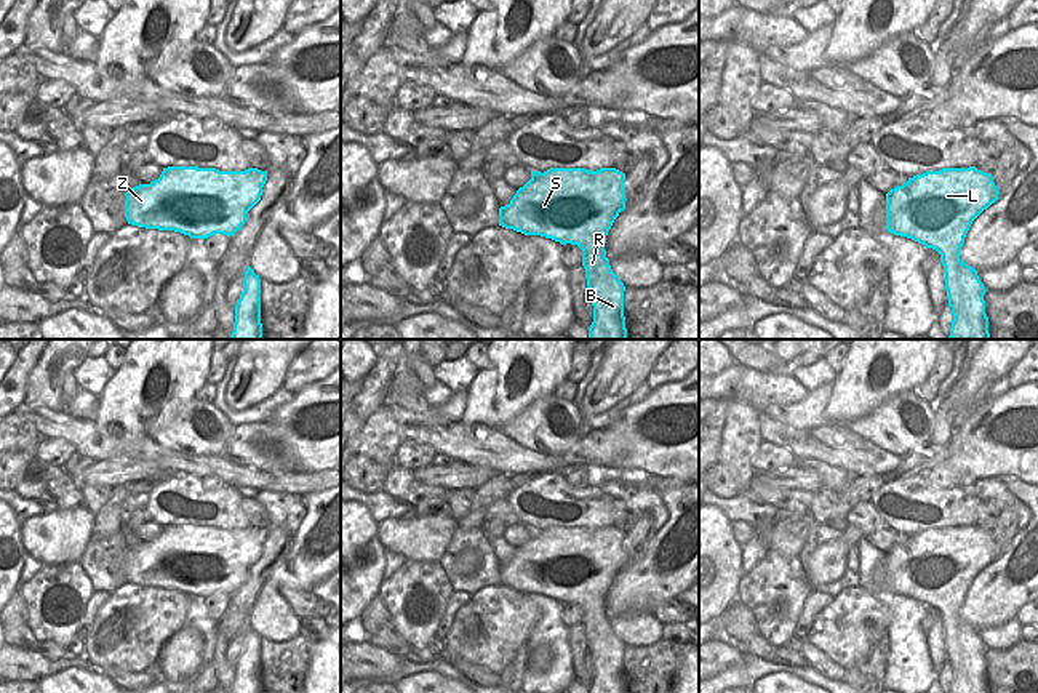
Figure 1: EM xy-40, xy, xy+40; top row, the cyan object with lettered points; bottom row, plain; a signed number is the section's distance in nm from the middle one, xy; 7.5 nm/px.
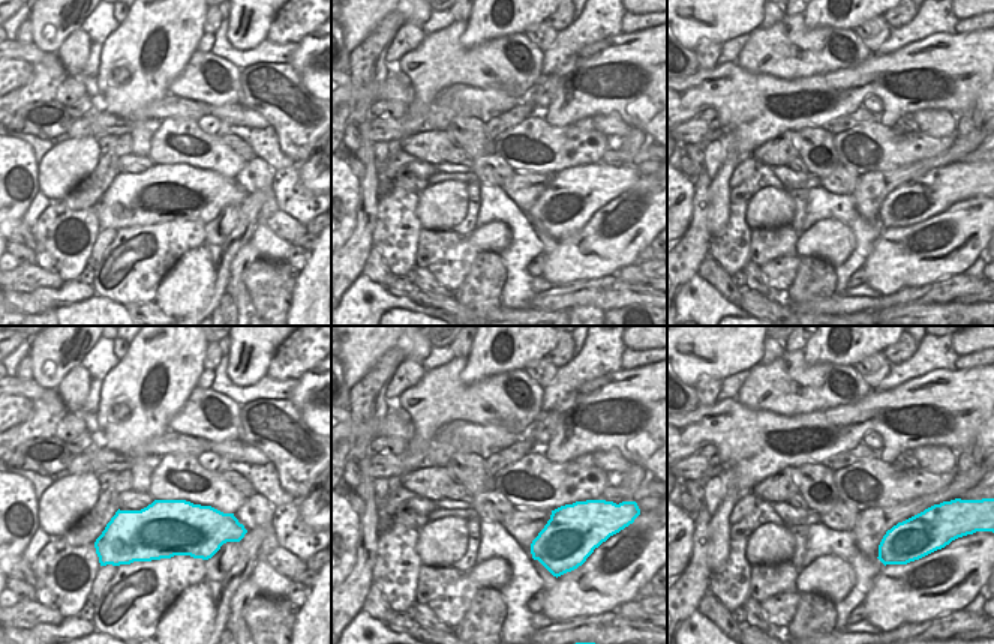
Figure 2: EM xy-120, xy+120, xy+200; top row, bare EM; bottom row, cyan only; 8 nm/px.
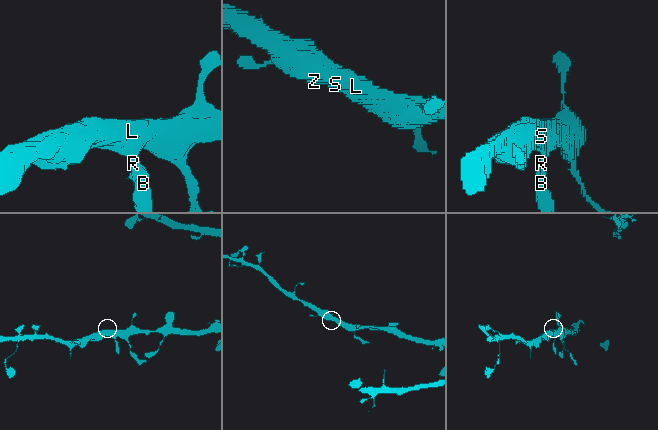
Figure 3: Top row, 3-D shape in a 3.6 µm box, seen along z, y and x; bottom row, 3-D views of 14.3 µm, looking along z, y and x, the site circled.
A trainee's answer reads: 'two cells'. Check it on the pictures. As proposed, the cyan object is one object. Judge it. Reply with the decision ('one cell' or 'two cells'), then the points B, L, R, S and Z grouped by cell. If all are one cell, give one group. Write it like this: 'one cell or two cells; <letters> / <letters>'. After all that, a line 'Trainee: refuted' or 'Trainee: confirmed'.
one cell; B L R S Z
Trainee: refuted

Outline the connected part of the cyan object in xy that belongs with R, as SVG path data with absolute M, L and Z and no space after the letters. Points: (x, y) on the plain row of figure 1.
M550 527L531 538L499 567L499 584L541 594L582 608L593 680L589 693L627 693L625 645L606 616L606 594L625 568L625 531L616 527Z

